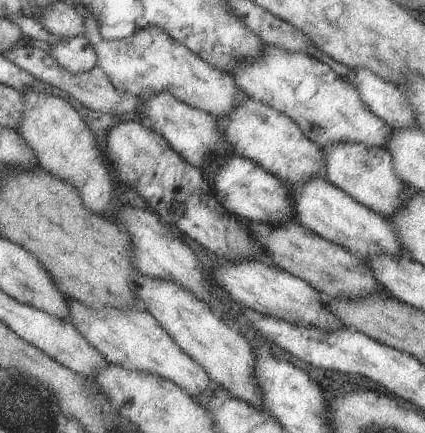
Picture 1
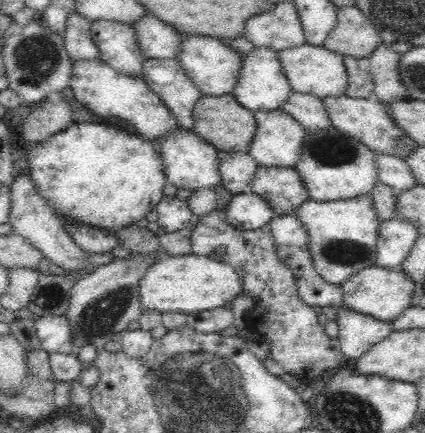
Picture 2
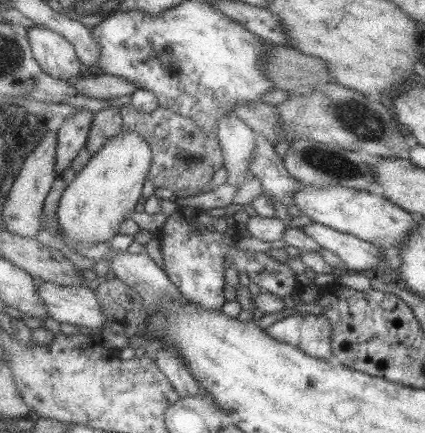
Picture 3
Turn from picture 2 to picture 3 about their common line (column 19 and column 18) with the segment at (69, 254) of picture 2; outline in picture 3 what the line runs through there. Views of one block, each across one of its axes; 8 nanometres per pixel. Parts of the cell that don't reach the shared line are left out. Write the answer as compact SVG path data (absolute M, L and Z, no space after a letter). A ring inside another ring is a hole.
M47 130L43 138L39 138L41 142L37 144L37 148L27 154L23 168L19 170L15 182L11 184L9 196L5 200L5 208L3 208L3 222L7 224L7 232L21 236L21 238L35 238L41 222L41 214L43 214L43 202L45 196L51 188L51 184L57 180L57 172L55 172L55 154L57 154L57 132L55 130Z

